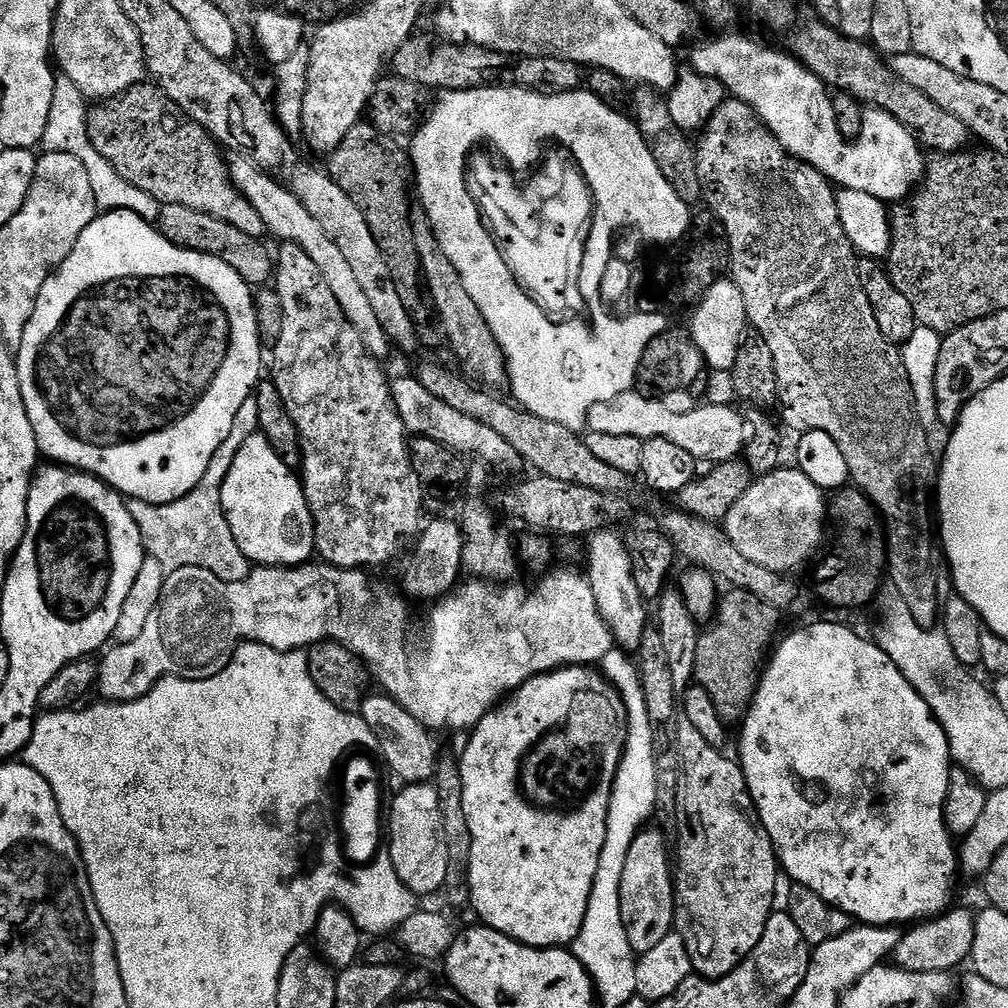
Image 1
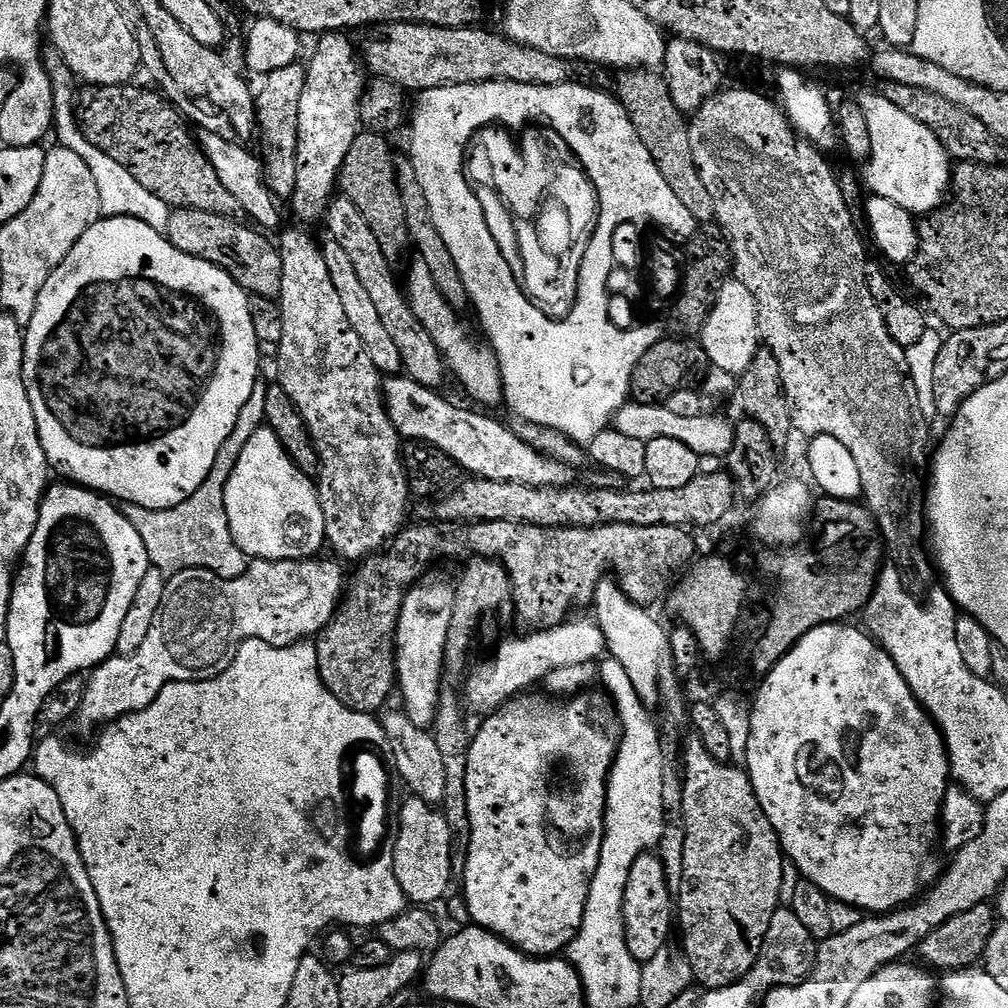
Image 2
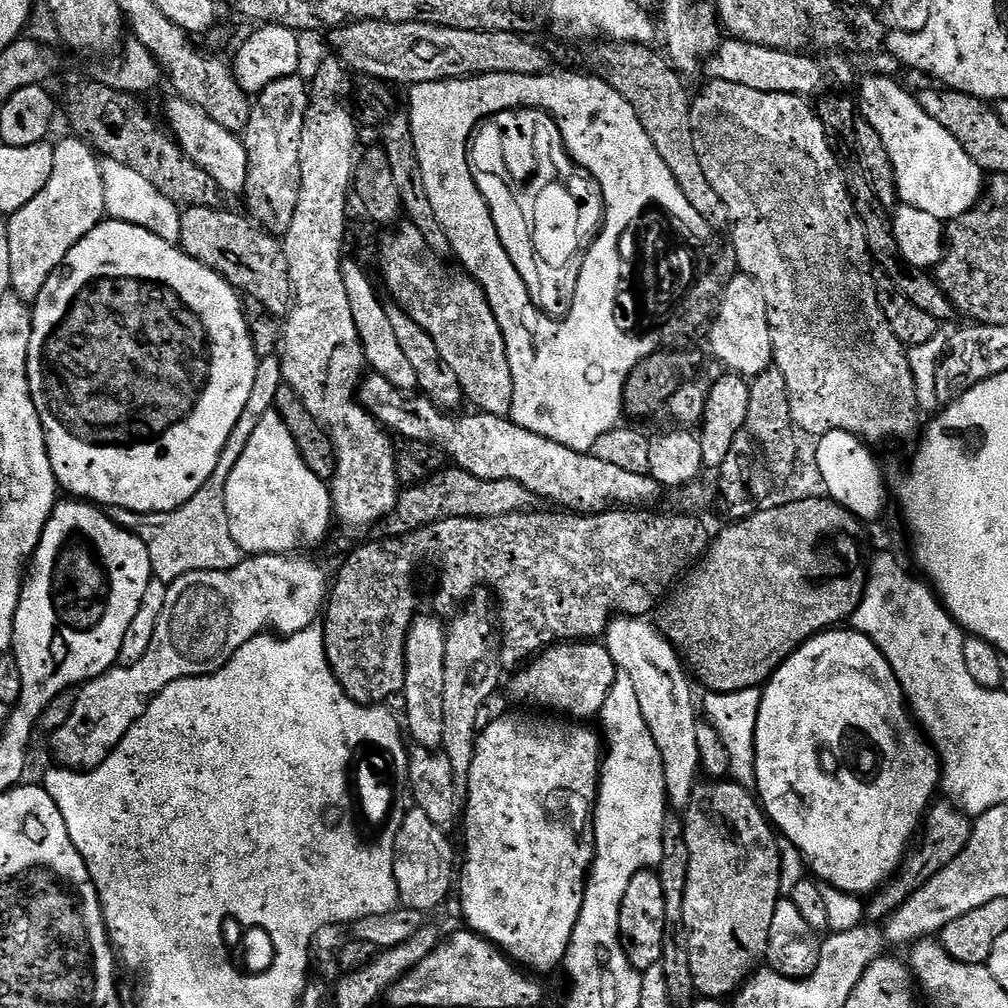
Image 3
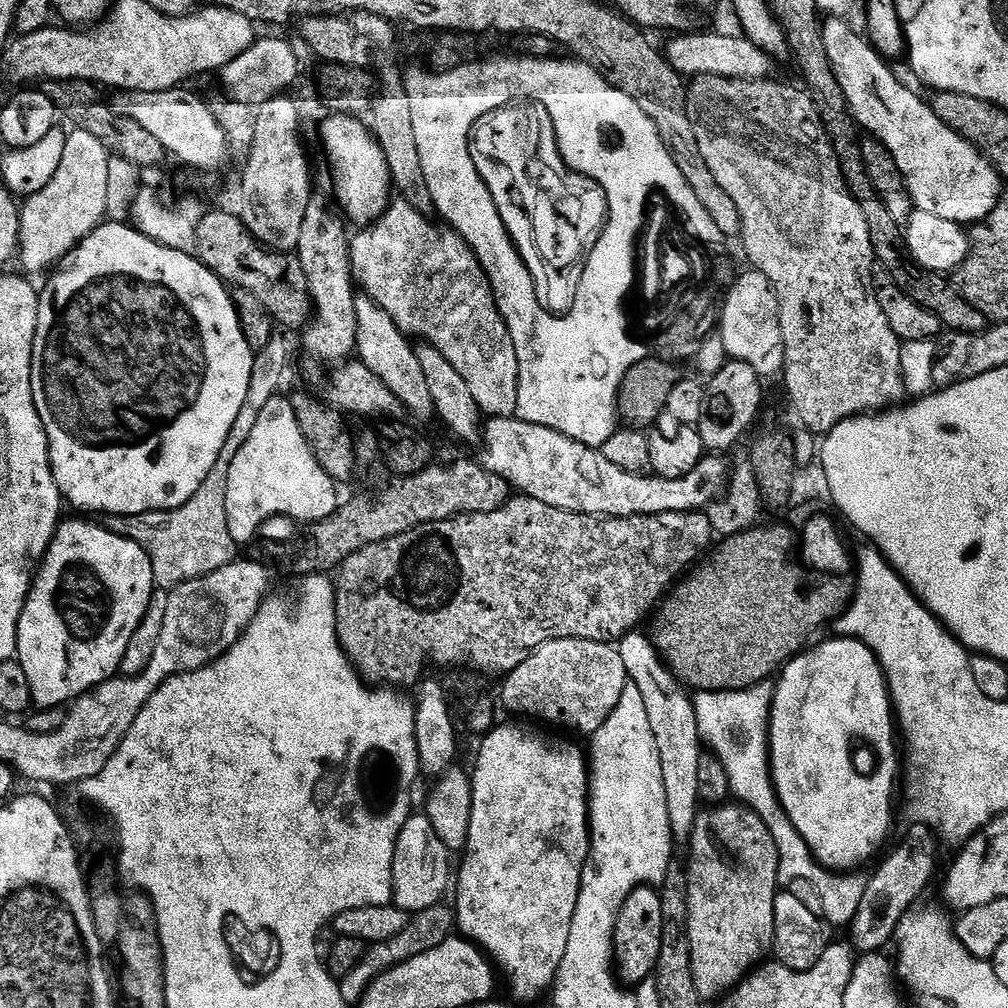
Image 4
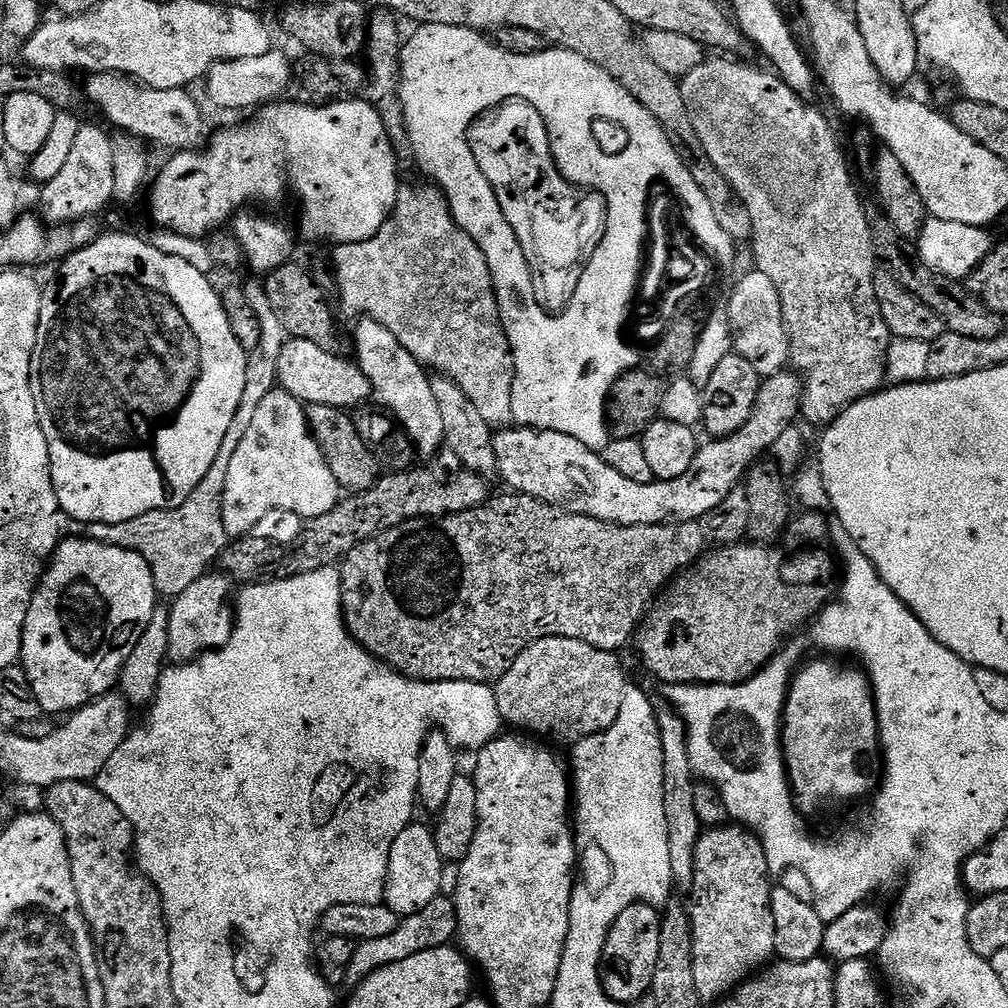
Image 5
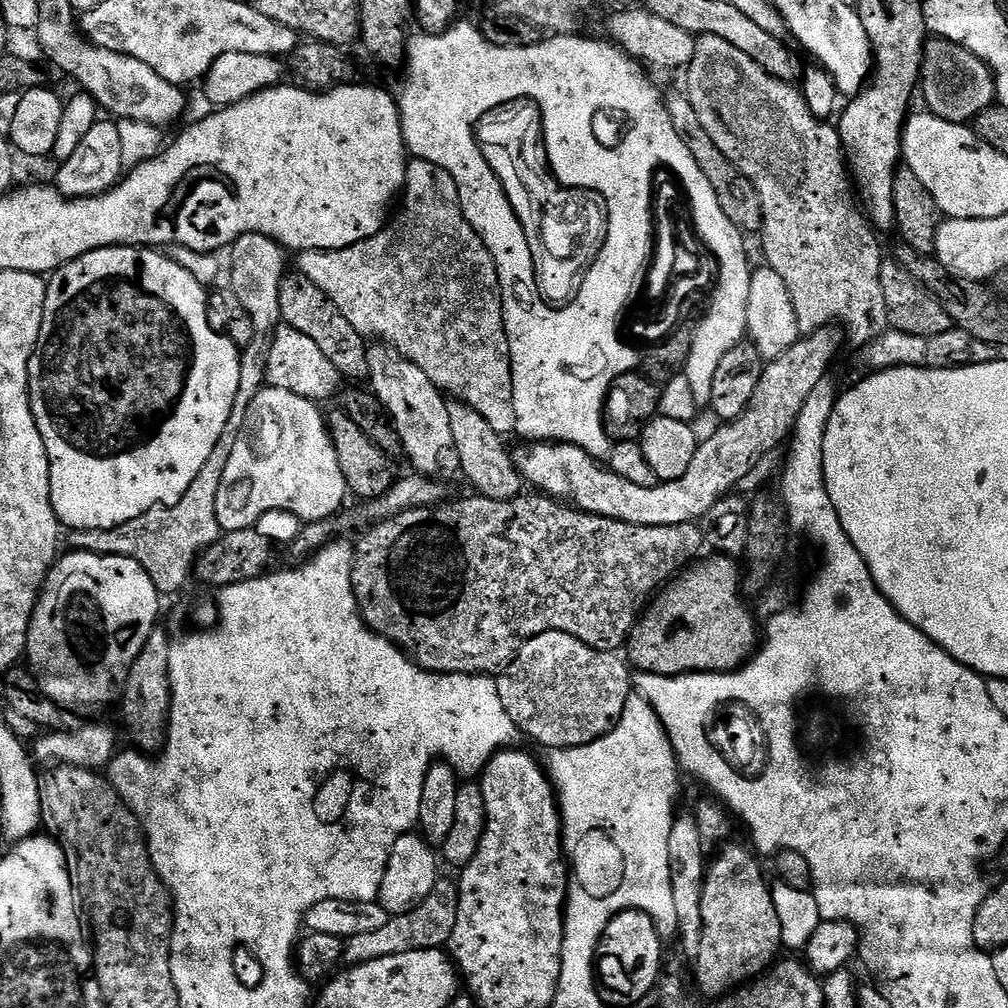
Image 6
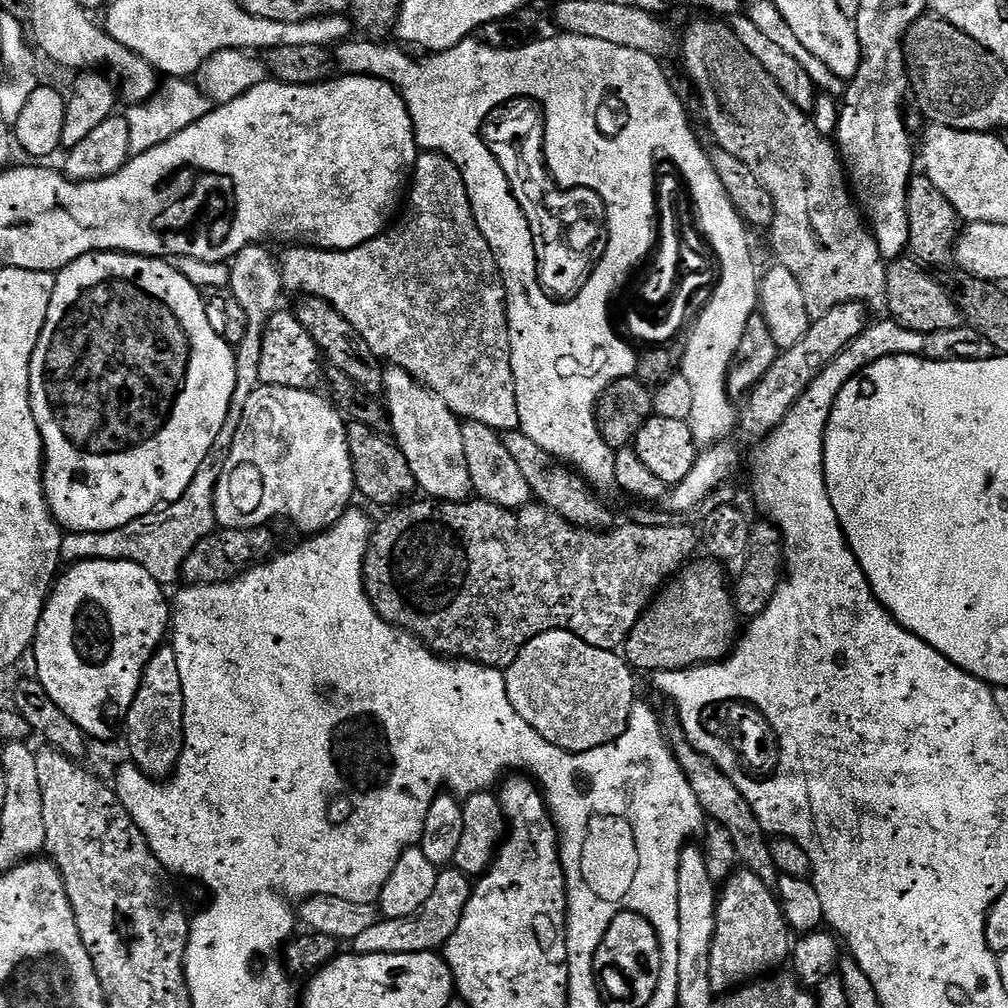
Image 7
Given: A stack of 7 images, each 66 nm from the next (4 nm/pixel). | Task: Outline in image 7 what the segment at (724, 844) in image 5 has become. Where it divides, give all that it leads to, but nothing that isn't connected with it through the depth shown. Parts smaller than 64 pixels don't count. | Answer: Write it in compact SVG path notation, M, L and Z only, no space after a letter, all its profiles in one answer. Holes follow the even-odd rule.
M737 869L719 893L716 905L714 942L710 952L710 986L713 995L726 994L751 983L788 960L792 934L773 889L752 871Z

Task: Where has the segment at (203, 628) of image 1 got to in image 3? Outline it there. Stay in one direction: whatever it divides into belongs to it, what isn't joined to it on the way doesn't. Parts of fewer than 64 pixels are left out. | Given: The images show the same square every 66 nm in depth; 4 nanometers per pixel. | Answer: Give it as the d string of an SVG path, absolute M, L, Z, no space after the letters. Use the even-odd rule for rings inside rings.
M252 554L247 558L241 559L240 564L234 566L229 572L191 572L182 578L178 578L173 584L168 585L166 606L162 606L162 614L158 614L158 626L154 626L154 638L150 638L150 650L146 650L146 654L142 654L142 658L138 662L111 668L109 672L103 672L98 678L89 680L87 684L79 689L76 701L74 702L74 714L70 714L70 719L58 731L51 733L52 756L56 759L53 761L59 767L71 768L73 770L87 770L98 767L116 749L118 742L122 742L122 738L128 733L130 726L134 726L134 722L138 722L138 718L142 718L142 714L146 714L146 710L153 698L163 688L170 686L170 682L185 680L191 676L209 676L212 672L217 672L218 669L230 662L230 658L234 658L234 654L241 646L246 642L250 642L256 636L261 635L265 630L271 629L273 633L286 637L292 636L295 632L301 632L303 628L313 627L321 619L326 607L330 591L330 576L327 576L314 561L296 559L300 558L292 554L269 554L266 556Z

